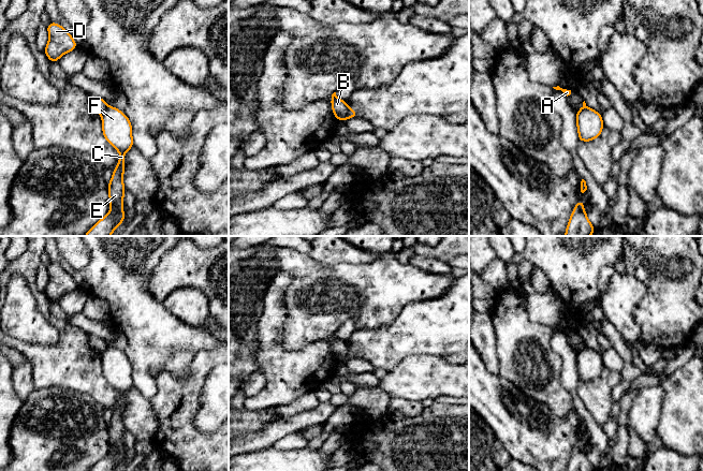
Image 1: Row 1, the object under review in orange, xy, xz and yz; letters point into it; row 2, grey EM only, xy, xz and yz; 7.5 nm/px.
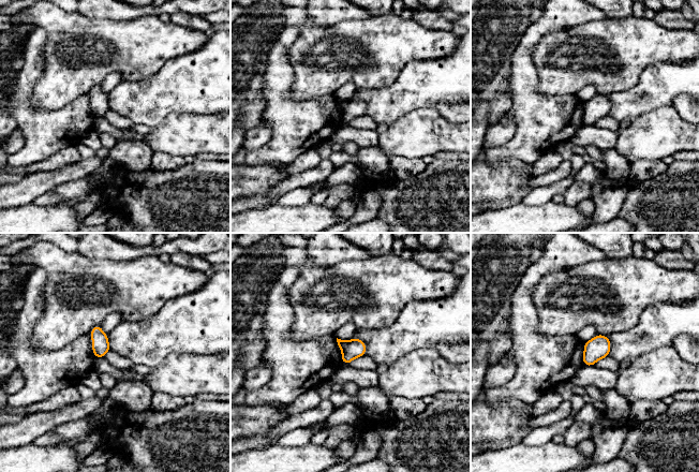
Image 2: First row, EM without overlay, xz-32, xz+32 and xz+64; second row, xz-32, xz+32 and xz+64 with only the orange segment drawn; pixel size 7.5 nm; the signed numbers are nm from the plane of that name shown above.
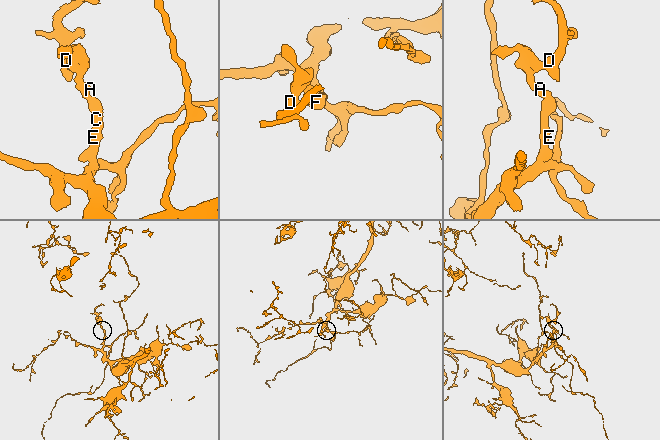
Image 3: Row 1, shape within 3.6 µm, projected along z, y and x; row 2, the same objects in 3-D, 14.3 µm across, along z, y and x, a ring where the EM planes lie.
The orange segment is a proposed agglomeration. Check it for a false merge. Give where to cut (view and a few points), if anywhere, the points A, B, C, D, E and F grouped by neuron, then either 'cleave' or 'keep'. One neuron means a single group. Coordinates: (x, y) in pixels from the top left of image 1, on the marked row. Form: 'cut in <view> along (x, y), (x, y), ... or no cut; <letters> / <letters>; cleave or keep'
cut in xz along (349, 108), (341, 120); A B D / C E F; cleave

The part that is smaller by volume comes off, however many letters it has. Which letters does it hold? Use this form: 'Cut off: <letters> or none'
Cut off: A, B, D

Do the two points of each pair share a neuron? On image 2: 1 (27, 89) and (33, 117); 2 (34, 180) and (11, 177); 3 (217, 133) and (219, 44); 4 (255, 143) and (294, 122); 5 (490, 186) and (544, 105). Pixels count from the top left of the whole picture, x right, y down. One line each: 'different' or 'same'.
1: same
2: different
3: different
4: different
5: different

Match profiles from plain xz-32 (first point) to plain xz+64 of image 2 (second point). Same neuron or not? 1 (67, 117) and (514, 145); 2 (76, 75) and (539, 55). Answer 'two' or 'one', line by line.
1: one
2: one

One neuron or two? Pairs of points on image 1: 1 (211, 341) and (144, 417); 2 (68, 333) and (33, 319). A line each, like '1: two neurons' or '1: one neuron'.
1: two neurons
2: two neurons

